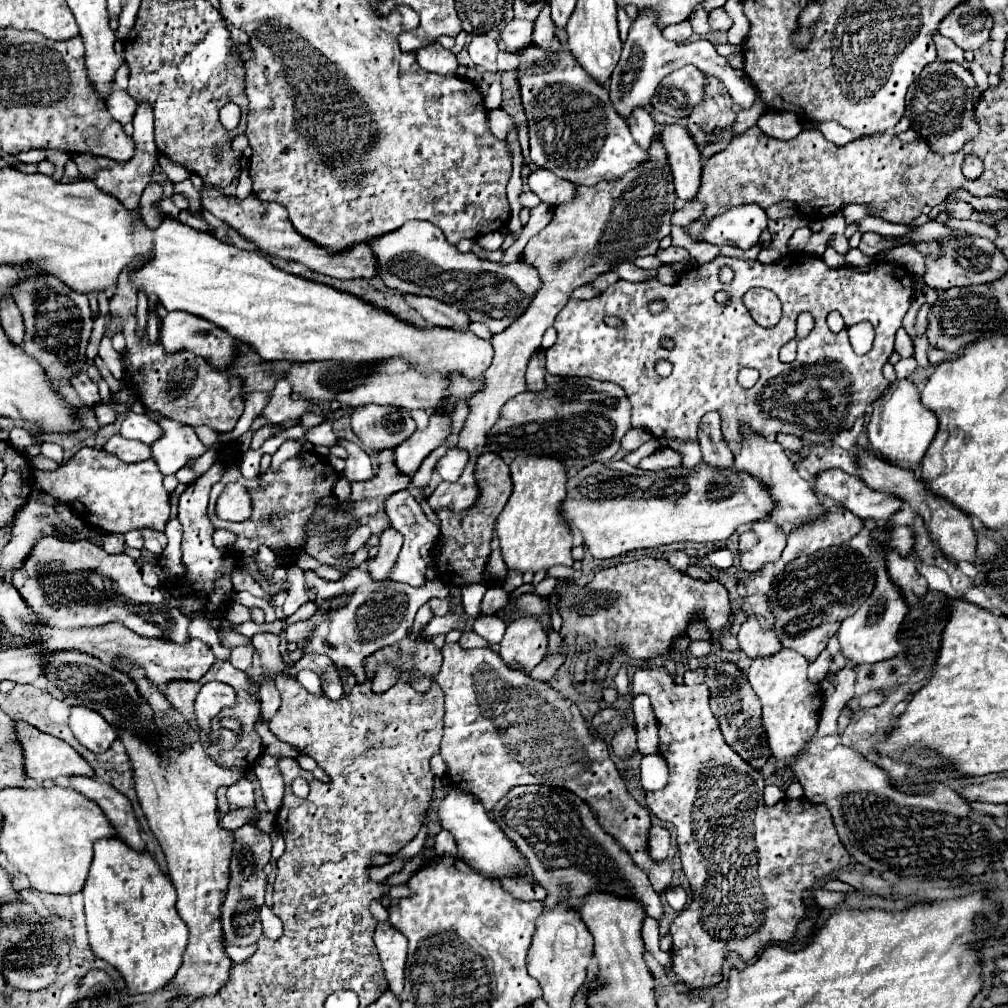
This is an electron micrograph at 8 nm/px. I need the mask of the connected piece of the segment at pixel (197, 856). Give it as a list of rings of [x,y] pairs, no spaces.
[[[125,658],[115,660],[113,666],[117,670],[121,670],[121,672],[131,676],[131,680],[137,686],[137,692],[141,692],[141,696],[153,708],[153,720],[157,724],[157,732],[161,734],[161,740],[163,740],[163,744],[165,744],[165,748],[169,752],[169,760],[163,762],[155,744],[145,744],[145,740],[137,740],[137,736],[133,736],[131,732],[119,730],[119,738],[123,740],[125,748],[127,748],[127,754],[131,758],[131,764],[133,764],[135,790],[137,790],[137,798],[139,798],[141,810],[147,816],[147,822],[149,822],[153,834],[157,836],[165,856],[167,856],[169,878],[171,878],[171,882],[173,882],[173,886],[177,890],[177,912],[179,912],[179,916],[185,920],[185,924],[189,928],[189,944],[187,944],[187,950],[185,950],[183,966],[179,968],[177,976],[171,980],[171,984],[167,988],[181,990],[181,996],[177,1000],[191,1002],[197,996],[213,996],[213,992],[219,992],[217,988],[223,988],[223,984],[229,980],[231,960],[227,958],[227,954],[223,950],[221,906],[223,906],[223,898],[225,898],[227,884],[229,884],[229,860],[231,860],[231,850],[233,850],[233,842],[231,842],[233,832],[229,832],[229,830],[219,826],[219,817],[216,812],[216,790],[221,786],[228,787],[234,784],[239,778],[244,776],[244,771],[241,769],[219,768],[213,762],[213,758],[203,750],[199,734],[189,726],[185,716],[179,714],[169,704],[169,700],[165,700],[165,696],[161,696],[161,690],[153,682],[147,680],[145,670],[141,666],[137,666],[135,662],[129,662]]]

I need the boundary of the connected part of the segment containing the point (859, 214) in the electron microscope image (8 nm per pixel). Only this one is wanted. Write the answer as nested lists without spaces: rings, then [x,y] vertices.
[[[862,204],[847,205],[842,209],[847,225],[852,222],[858,222],[865,216],[868,216],[868,208]]]

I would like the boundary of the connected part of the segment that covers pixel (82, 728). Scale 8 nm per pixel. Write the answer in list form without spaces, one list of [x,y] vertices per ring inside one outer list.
[[[81,706],[71,708],[69,728],[73,730],[79,744],[89,748],[91,752],[109,750],[117,738],[115,728],[109,722],[105,722],[105,718],[101,718],[97,712],[93,712],[89,708],[81,708]]]

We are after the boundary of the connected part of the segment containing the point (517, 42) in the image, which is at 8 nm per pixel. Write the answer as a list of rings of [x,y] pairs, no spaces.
[[[511,20],[503,32],[501,38],[507,44],[509,50],[519,50],[525,44],[531,44],[531,34],[533,34],[533,22],[529,20]]]

